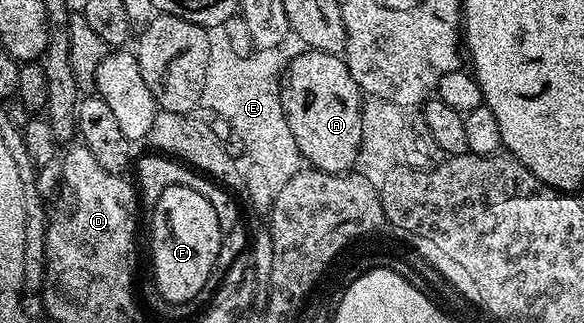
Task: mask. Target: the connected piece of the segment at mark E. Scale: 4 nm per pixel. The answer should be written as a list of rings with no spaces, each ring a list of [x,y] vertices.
[[[224,26],[208,28],[207,33],[205,103],[209,107],[221,111],[223,115],[231,117],[233,123],[245,131],[245,133],[235,134],[236,140],[240,144],[249,141],[249,143],[261,145],[261,149],[269,157],[259,157],[259,161],[263,161],[263,165],[265,165],[260,176],[266,179],[275,179],[275,182],[281,186],[297,175],[303,165],[281,103],[281,80],[283,70],[287,65],[287,55],[284,55],[284,50],[280,48],[265,49],[254,52],[252,55],[237,54],[232,52]]]

